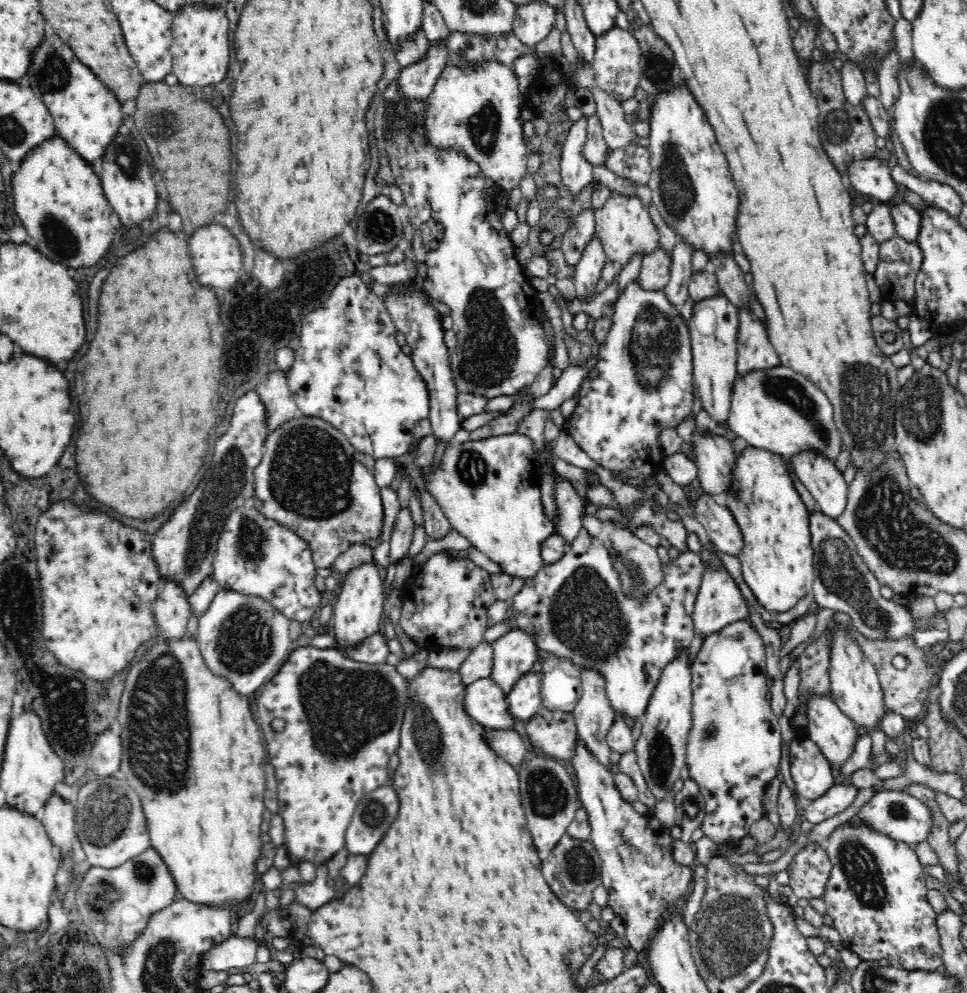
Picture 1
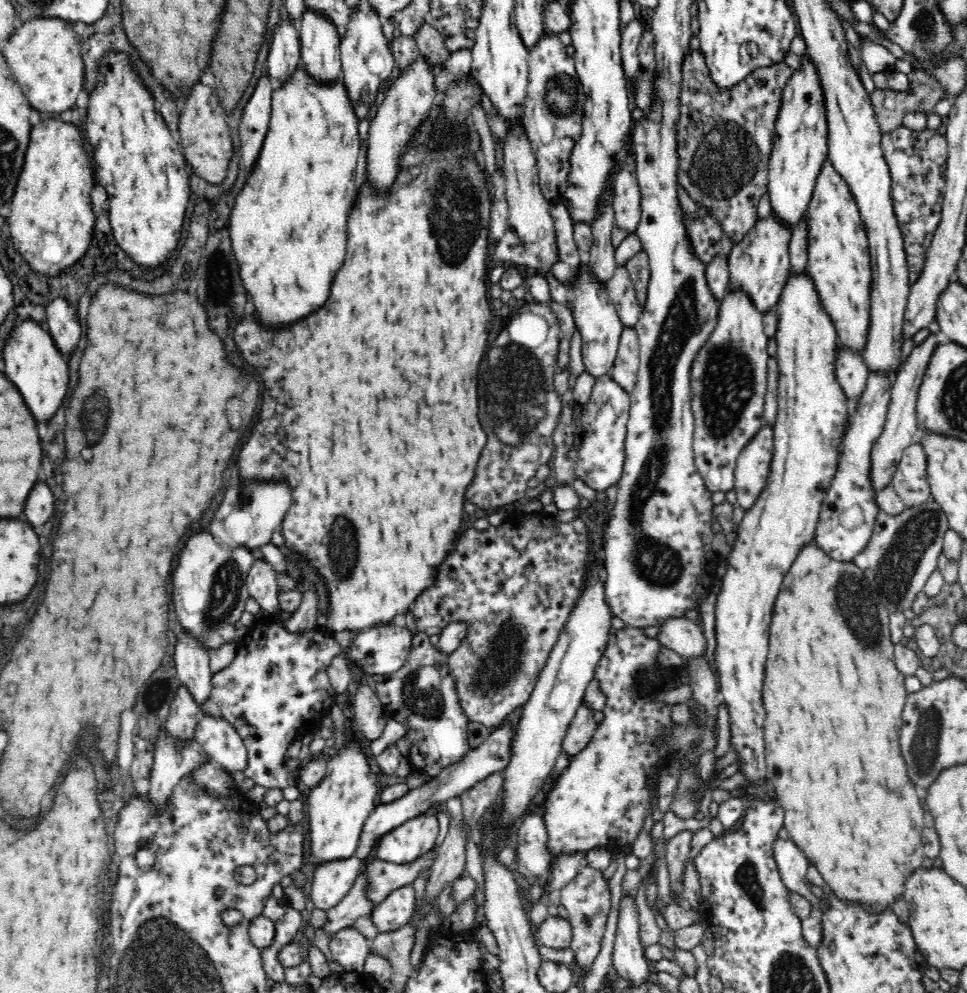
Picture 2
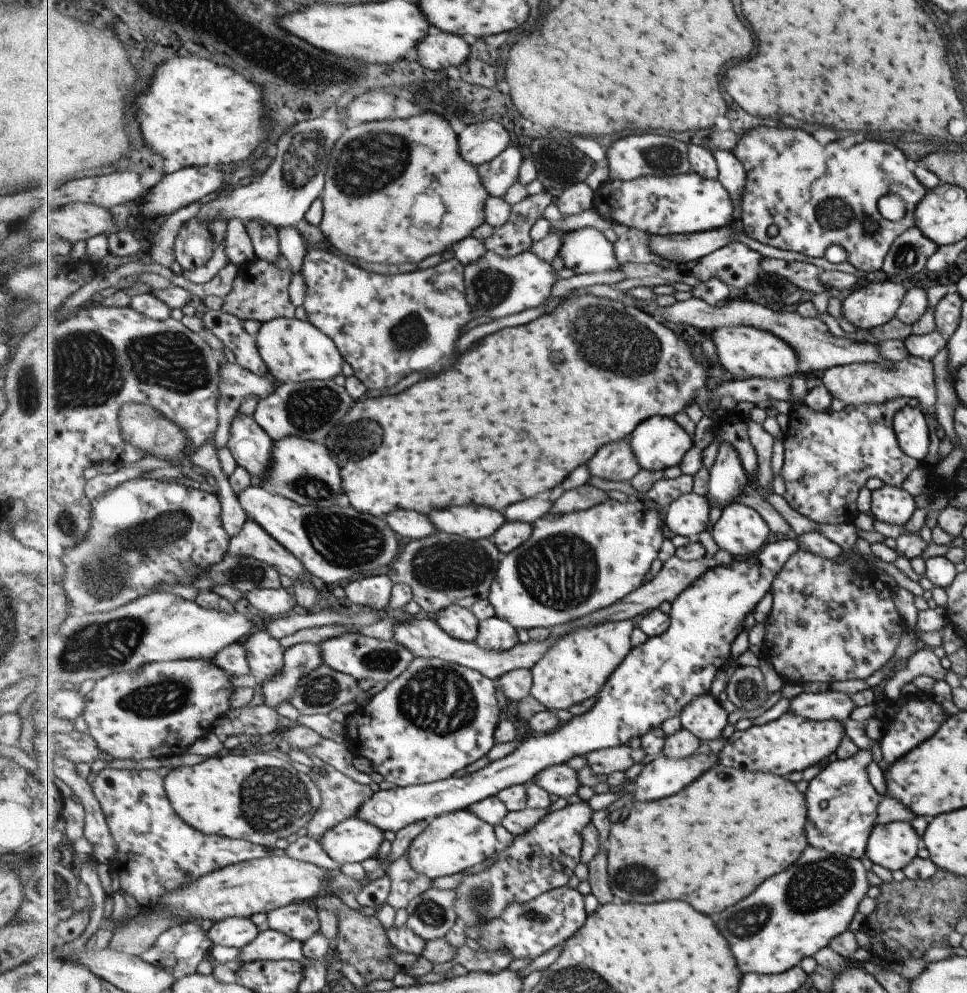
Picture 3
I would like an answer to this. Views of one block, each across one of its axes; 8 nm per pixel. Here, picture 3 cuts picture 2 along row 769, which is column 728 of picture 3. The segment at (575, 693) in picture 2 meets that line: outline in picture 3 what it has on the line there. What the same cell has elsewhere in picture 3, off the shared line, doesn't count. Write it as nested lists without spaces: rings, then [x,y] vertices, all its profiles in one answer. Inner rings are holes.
[[[736,502],[723,510],[721,519],[711,528],[715,542],[720,549],[728,550],[734,557],[756,556],[770,544],[773,531],[760,511],[746,504]]]

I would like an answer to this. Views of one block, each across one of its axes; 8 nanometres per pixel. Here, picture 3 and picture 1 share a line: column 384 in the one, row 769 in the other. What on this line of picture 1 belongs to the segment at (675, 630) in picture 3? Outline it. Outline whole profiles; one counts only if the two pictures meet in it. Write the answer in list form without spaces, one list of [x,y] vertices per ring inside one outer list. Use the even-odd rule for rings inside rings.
[[[808,738],[792,741],[790,746],[790,771],[797,792],[808,803],[817,801],[835,786],[835,776],[818,746]]]

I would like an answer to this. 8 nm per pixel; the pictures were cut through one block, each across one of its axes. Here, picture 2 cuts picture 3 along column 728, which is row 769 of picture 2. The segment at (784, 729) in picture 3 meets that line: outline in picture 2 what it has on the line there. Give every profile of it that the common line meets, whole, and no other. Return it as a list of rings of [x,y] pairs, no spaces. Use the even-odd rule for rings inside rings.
[[[800,275],[789,277],[785,293],[775,310],[778,328],[777,364],[779,367],[778,412],[773,426],[773,459],[769,481],[756,504],[749,508],[739,523],[737,539],[728,555],[728,568],[722,577],[721,591],[715,604],[715,648],[714,664],[719,671],[719,682],[724,704],[729,709],[733,745],[739,753],[739,769],[744,771],[748,782],[767,774],[766,742],[764,735],[764,712],[762,701],[765,664],[769,653],[770,629],[773,610],[782,583],[790,567],[797,560],[801,550],[813,544],[815,530],[821,514],[821,507],[827,490],[837,471],[839,457],[835,456],[834,446],[838,443],[839,423],[846,414],[847,394],[838,382],[835,373],[834,342],[837,332],[830,315],[819,302],[818,294],[810,282],[810,277]]]

